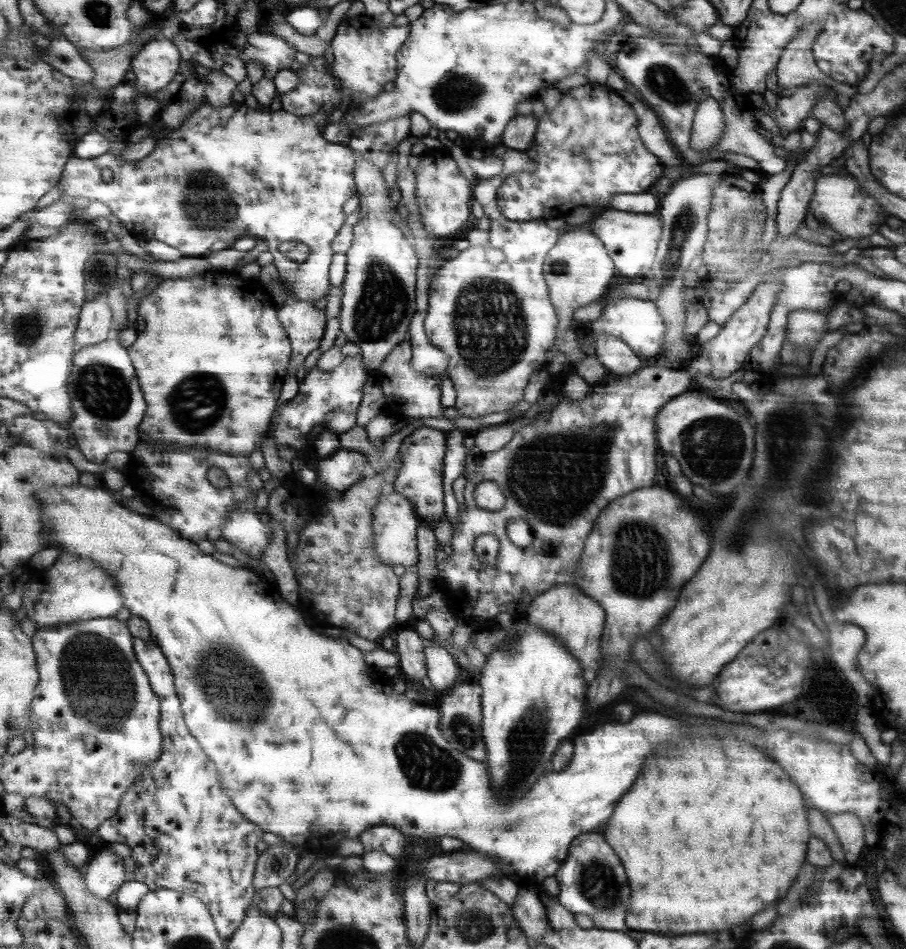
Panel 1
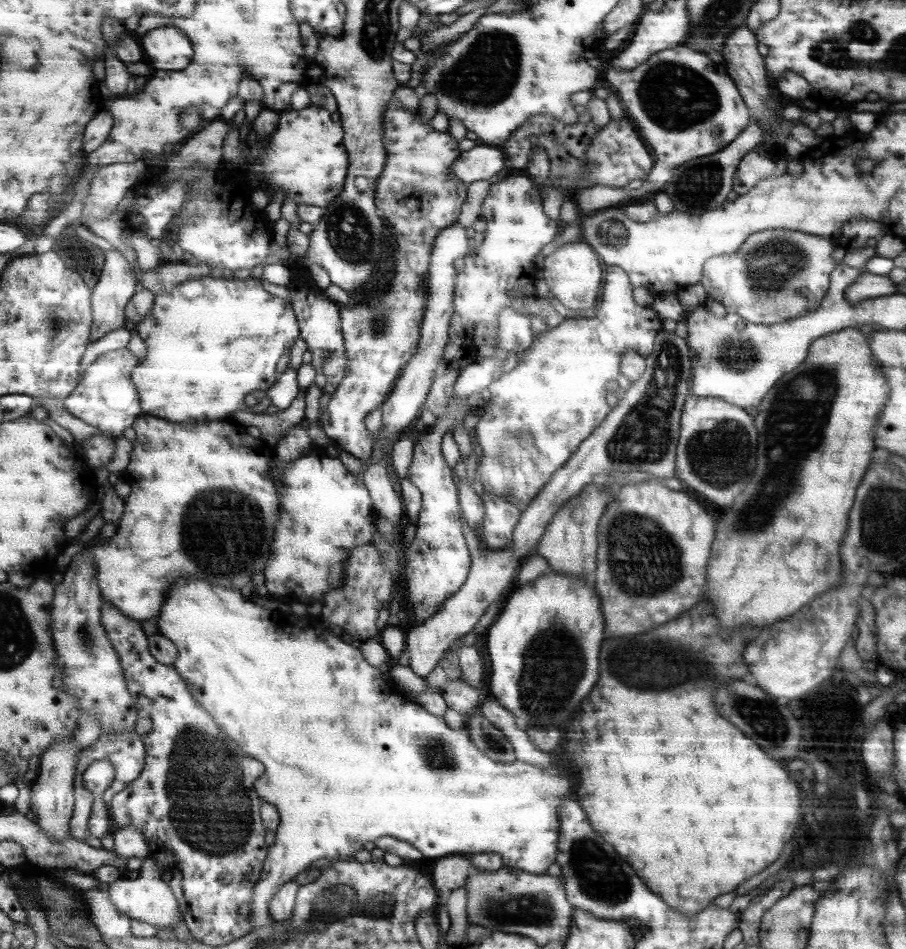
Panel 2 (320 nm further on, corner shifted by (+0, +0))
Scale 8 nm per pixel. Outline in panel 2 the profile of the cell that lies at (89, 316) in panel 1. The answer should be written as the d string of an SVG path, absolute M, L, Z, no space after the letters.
M113 249L106 252L106 263L93 293L94 325L92 328L92 340L95 341L111 330L123 328L128 320L126 315L126 306L134 297L134 294L140 290L137 278L127 262L127 258L120 251Z

